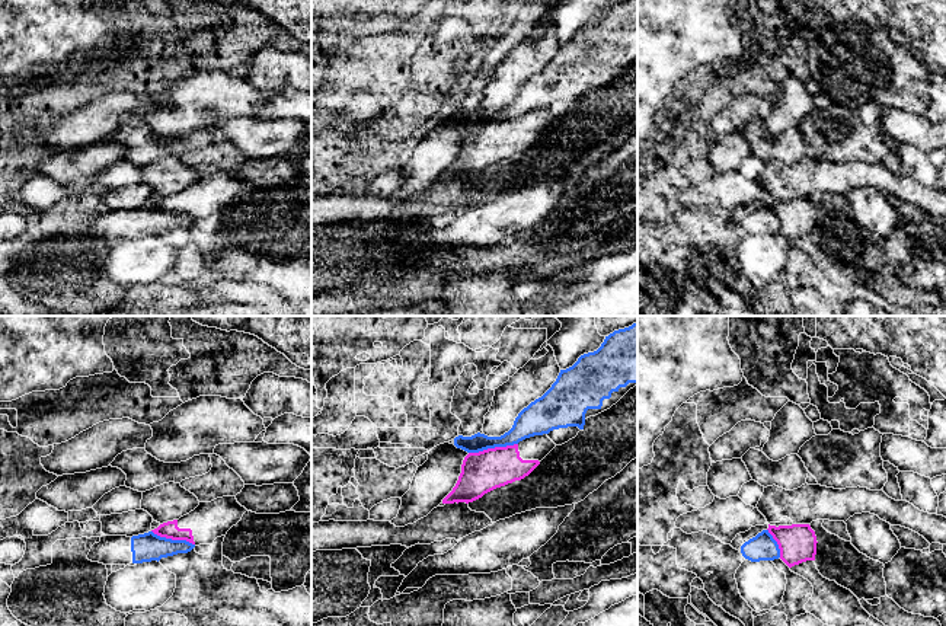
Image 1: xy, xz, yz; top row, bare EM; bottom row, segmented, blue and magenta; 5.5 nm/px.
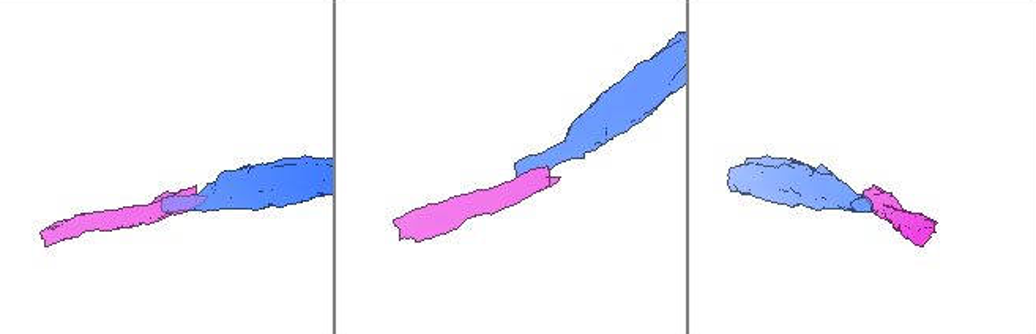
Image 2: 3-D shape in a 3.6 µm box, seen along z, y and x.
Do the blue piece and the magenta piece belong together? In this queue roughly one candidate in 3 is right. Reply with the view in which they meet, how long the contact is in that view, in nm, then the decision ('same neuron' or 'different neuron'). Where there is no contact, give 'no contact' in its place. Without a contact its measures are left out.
meets blue in xz; contact 280 nm long; different neuron

